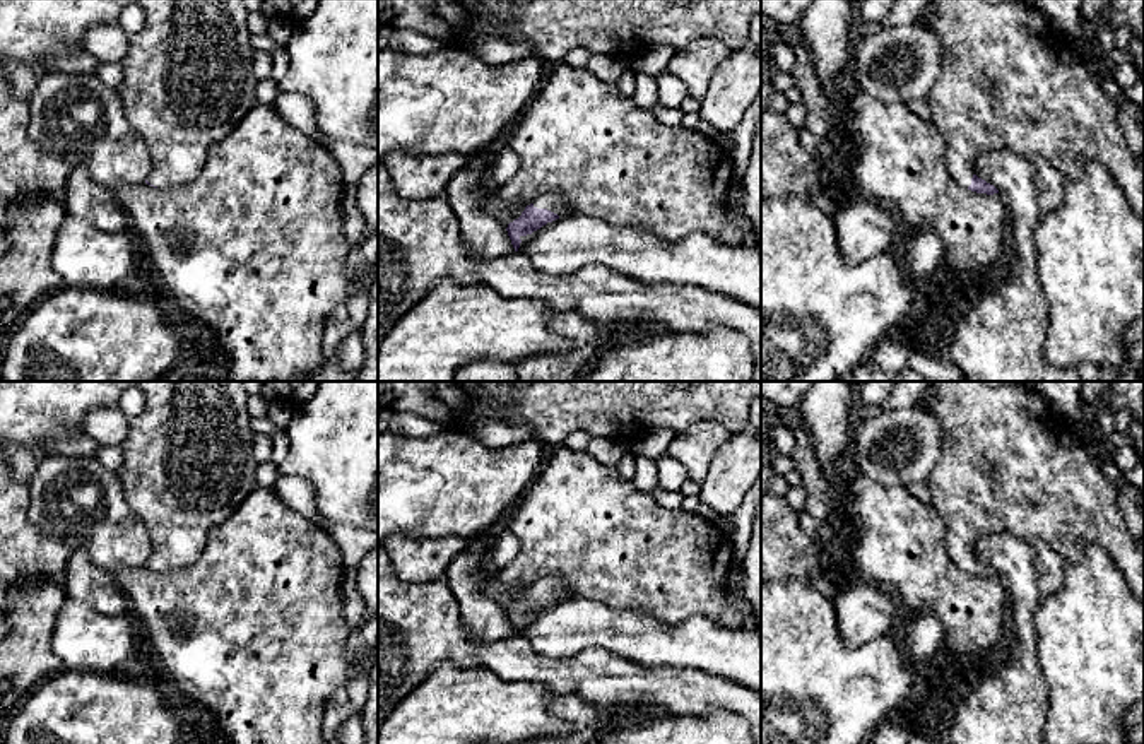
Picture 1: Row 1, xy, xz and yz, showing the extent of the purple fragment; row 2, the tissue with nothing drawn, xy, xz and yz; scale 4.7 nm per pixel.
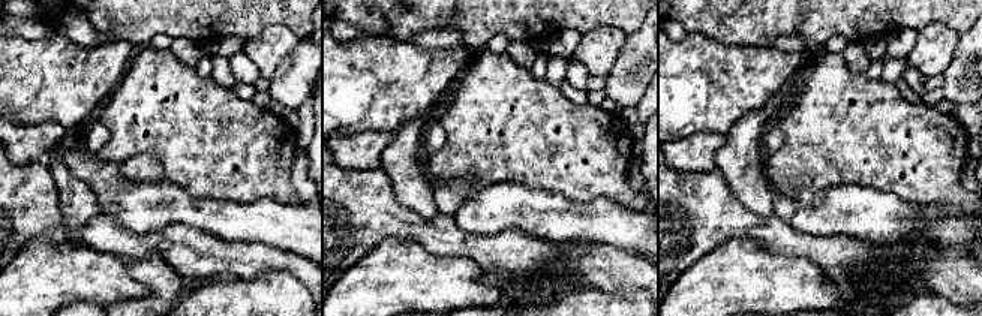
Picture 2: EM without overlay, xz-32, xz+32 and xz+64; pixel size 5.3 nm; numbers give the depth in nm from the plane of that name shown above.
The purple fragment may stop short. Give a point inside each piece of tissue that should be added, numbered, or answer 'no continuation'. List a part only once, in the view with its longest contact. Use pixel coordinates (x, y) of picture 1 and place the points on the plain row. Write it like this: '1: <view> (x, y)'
1: xz (554, 585)

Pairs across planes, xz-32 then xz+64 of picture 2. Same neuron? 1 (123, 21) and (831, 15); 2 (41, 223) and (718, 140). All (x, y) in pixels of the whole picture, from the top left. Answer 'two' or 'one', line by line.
1: one
2: two

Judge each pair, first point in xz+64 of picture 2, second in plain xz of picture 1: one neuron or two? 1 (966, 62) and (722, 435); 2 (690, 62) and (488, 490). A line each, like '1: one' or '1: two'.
1: two
2: one

